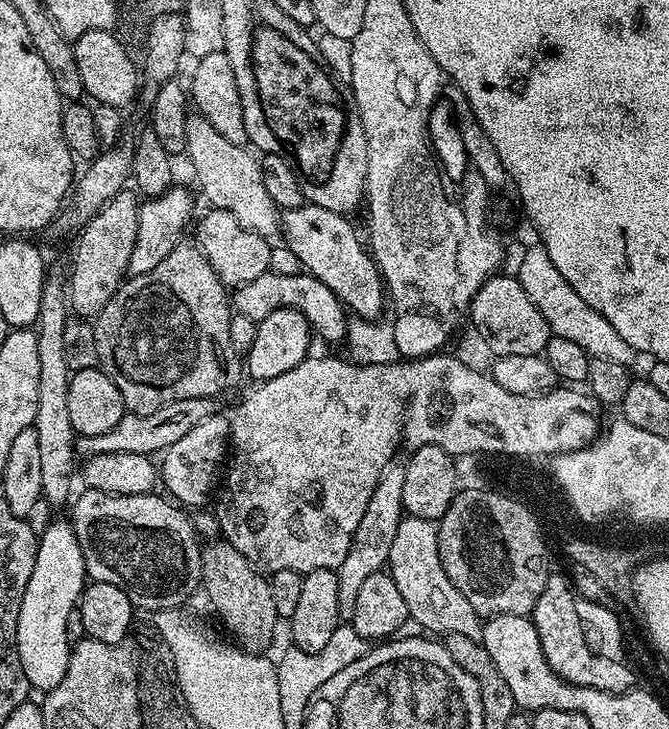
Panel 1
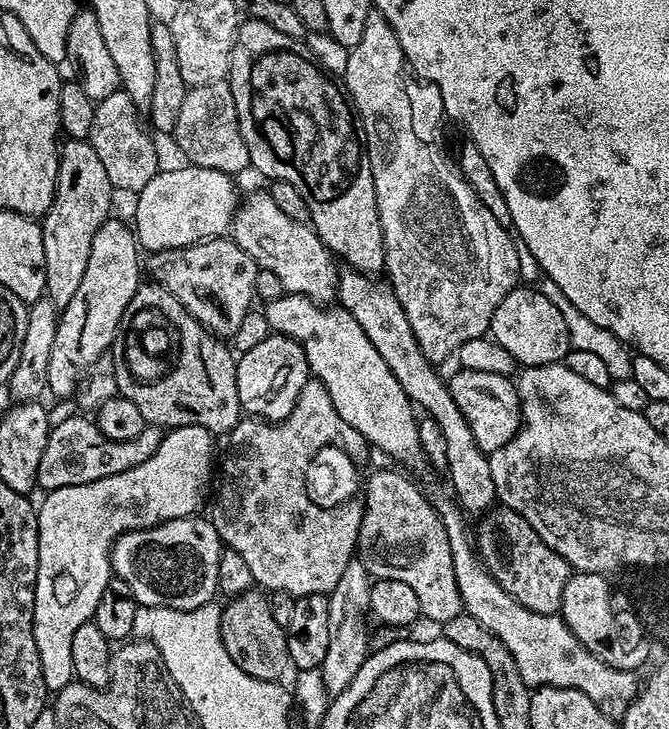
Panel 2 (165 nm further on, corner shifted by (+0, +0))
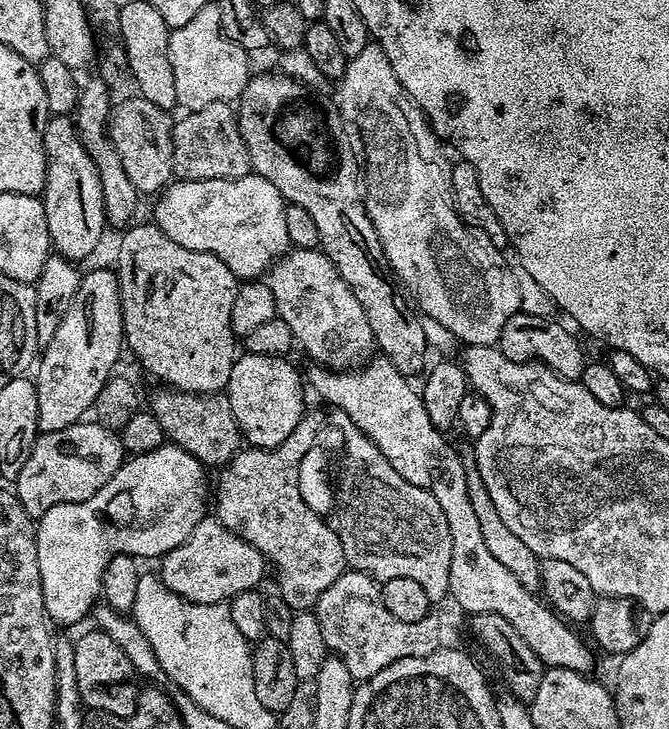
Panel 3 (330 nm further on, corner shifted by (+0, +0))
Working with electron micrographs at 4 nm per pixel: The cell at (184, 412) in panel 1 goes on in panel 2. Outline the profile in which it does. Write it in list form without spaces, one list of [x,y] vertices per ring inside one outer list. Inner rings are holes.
[[[84,414],[68,416],[51,425],[46,442],[46,451],[42,453],[42,462],[38,462],[37,485],[48,492],[58,490],[62,486],[82,486],[86,482],[94,482],[98,478],[106,478],[110,474],[122,474],[122,470],[130,470],[134,466],[142,466],[154,450],[162,442],[164,432],[155,426],[146,426],[138,438],[126,442],[114,442],[98,430],[95,419]]]

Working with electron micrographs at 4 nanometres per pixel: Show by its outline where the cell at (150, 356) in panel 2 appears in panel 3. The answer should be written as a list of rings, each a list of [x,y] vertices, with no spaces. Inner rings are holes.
[[[160,390],[152,396],[150,410],[158,423],[162,425],[165,437],[171,443],[177,444],[182,450],[194,454],[205,466],[223,466],[240,451],[242,433],[234,418],[234,410],[230,410],[227,395],[200,395],[175,390]]]

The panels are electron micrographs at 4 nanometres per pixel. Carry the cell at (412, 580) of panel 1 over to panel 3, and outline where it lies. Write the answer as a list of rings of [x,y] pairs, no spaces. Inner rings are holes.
[[[333,411],[330,424],[340,428],[340,436],[344,439],[344,457],[338,466],[338,483],[335,485],[335,507],[330,513],[332,529],[338,534],[342,542],[345,565],[351,571],[364,572],[377,582],[390,578],[410,578],[419,582],[422,590],[426,590],[426,598],[433,602],[449,599],[448,587],[450,586],[450,526],[446,526],[446,514],[442,514],[442,506],[425,488],[414,486],[398,474],[390,466],[390,462],[374,446],[370,438],[362,434],[350,422],[344,412]]]

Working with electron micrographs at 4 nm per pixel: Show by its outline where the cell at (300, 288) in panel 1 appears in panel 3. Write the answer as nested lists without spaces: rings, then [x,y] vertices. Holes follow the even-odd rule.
[[[383,358],[369,359],[355,370],[336,371],[323,366],[312,366],[312,369],[306,372],[306,380],[311,391],[313,388],[326,403],[333,404],[331,407],[335,411],[344,412],[350,418],[350,422],[354,422],[354,426],[362,430],[362,434],[370,438],[374,446],[378,446],[378,450],[382,450],[390,466],[398,470],[398,474],[402,474],[406,482],[425,488],[438,502],[438,506],[442,506],[442,514],[446,514],[446,526],[450,526],[452,547],[448,587],[451,603],[465,608],[465,613],[468,614],[473,612],[502,614],[502,618],[506,618],[506,622],[510,622],[514,630],[518,630],[518,635],[526,642],[526,646],[530,646],[530,650],[538,654],[545,669],[565,668],[585,674],[591,673],[596,660],[588,649],[589,641],[587,639],[584,641],[571,623],[561,619],[537,593],[526,590],[526,586],[522,586],[522,582],[518,582],[518,578],[514,578],[514,574],[510,574],[510,570],[506,570],[506,566],[502,566],[502,562],[497,562],[494,554],[490,554],[490,549],[486,547],[486,542],[482,538],[482,530],[478,526],[478,517],[474,515],[474,505],[470,502],[466,486],[466,469],[461,453],[456,453],[455,446],[447,440],[449,437],[438,431],[434,422],[430,422],[430,414],[426,414],[426,406],[422,402],[417,385],[412,385],[415,383],[409,377],[403,376],[389,360]]]

